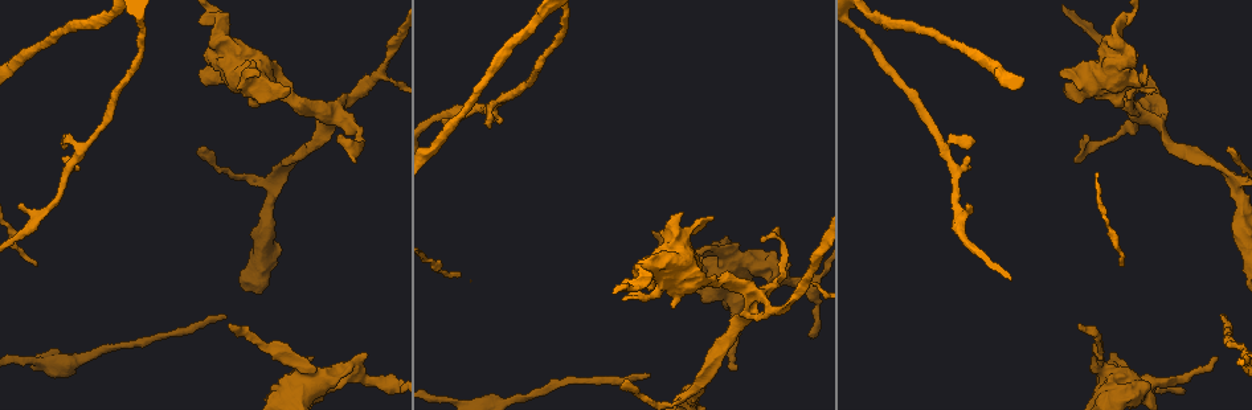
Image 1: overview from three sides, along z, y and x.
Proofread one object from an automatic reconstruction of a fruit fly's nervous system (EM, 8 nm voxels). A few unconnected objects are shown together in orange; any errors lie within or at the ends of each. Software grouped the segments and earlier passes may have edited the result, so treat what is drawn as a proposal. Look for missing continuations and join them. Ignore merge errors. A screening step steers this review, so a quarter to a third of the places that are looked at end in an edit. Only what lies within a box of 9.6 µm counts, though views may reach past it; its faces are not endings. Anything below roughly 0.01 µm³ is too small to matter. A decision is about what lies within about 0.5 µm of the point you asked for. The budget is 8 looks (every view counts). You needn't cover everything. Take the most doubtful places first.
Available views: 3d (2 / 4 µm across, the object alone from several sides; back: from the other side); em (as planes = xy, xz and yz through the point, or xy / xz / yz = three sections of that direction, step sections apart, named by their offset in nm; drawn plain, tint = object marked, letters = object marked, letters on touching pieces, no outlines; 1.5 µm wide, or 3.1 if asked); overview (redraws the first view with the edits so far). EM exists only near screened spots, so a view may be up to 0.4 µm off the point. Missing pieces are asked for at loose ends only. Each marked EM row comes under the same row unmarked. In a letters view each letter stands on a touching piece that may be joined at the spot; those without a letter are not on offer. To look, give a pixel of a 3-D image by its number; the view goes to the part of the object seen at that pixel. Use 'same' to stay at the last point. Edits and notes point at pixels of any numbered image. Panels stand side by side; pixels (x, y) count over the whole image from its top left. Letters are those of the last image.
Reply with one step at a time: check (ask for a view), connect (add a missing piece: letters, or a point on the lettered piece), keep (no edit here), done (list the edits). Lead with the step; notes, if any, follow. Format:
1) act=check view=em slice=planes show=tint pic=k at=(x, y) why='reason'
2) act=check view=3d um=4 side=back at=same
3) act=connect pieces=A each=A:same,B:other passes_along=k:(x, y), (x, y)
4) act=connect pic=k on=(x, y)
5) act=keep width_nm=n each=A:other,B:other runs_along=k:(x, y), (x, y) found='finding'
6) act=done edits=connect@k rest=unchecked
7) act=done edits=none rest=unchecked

act=check view=3d um=4 pic=1 at=(314, 356)

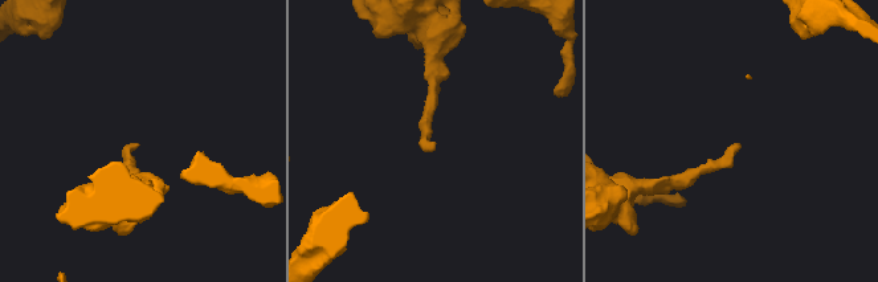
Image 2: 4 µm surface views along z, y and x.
act=check view=em slice=planes show=tint pic=2 at=(139, 145) why='now the EM'

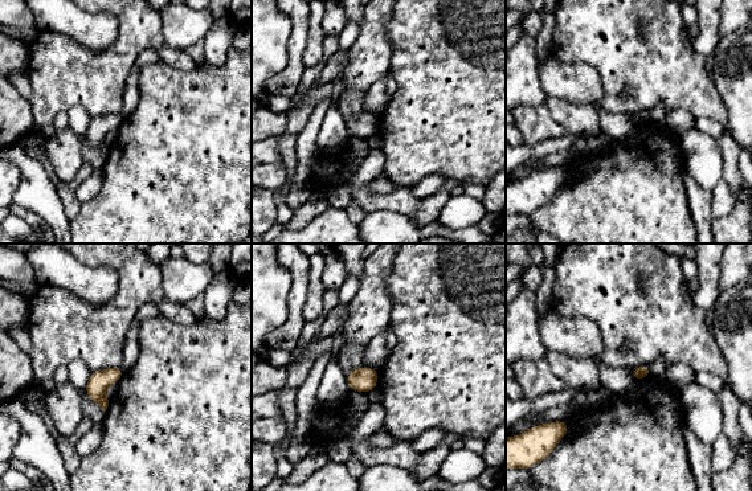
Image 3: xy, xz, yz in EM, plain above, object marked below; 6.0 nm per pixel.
act=check view=em slice=planes show=letters at=same why='what lies round it'

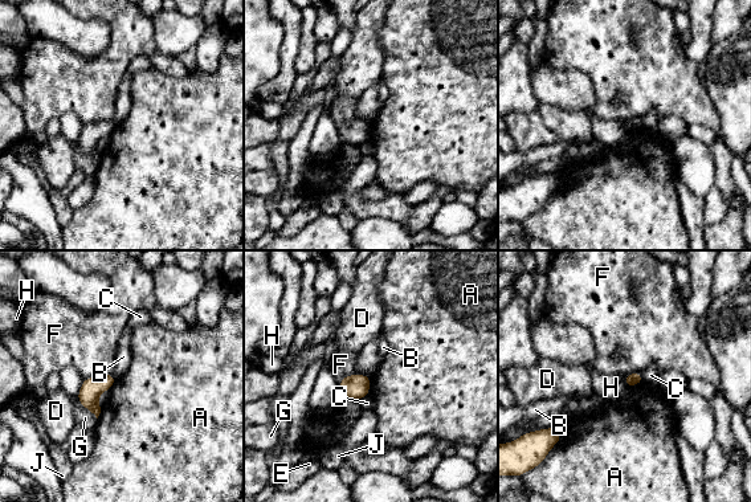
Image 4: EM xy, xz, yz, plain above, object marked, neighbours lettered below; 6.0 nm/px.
act=keep width_nm=80 longest_contact=G:190nm each=A:other,B:other,C:other,D:other,E:other,F:other,G:other,H:other,J:other found='none of them fits'

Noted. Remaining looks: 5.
act=check view=3d um=4 pic=1 at=(207, 149) why='tapers out'

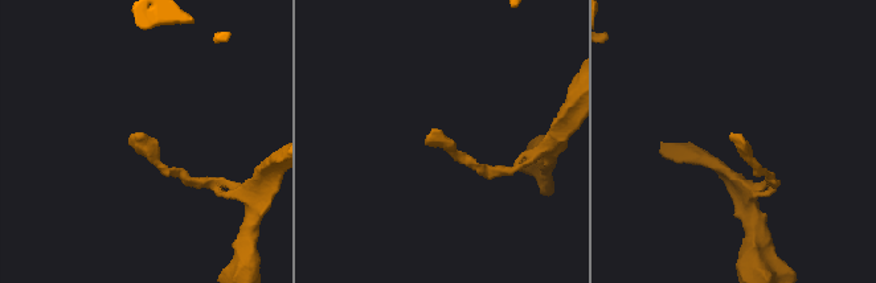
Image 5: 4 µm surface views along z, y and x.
act=check view=em slice=planes show=letters pic=5 at=(440, 133) why='now the EM'

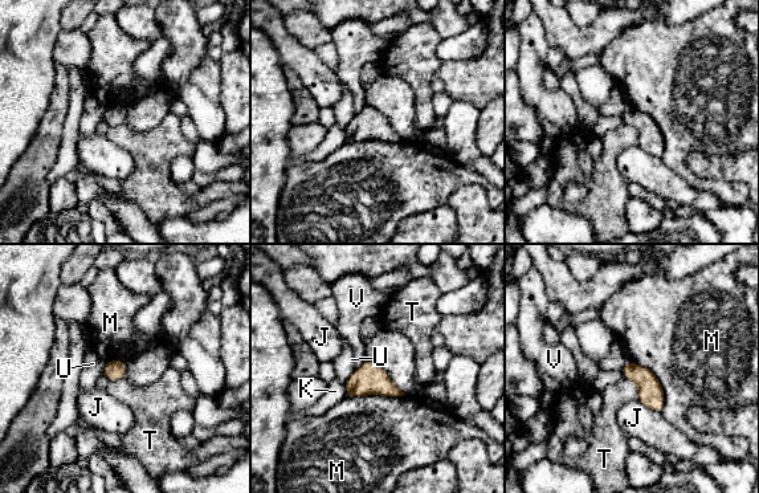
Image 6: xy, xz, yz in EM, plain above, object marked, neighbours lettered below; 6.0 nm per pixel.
act=keep each=J:other,K:other,M:other,T:other,U:other,V:other border=6:(629, 358), (656, 377), (662, 411) found='no lettered piece goes on from it'

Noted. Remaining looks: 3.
act=check view=em slice=yz step=4 show=tint pic=1 at=(778, 229) why='an open end'

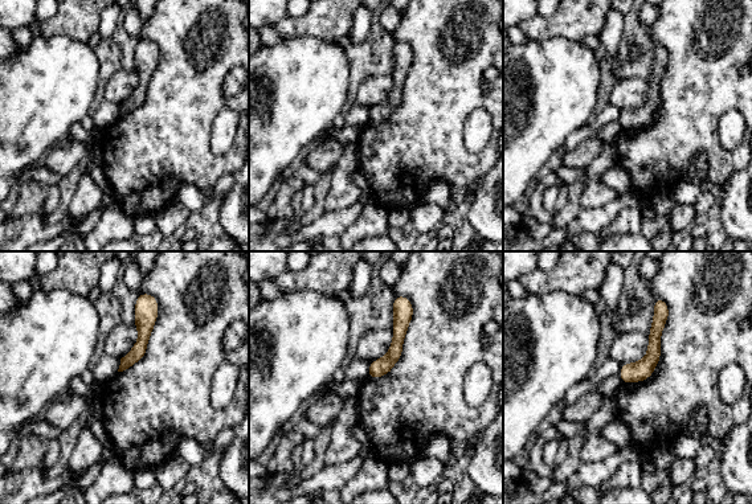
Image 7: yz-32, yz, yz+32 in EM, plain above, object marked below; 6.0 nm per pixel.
act=check view=em slice=planes show=letters at=same why='cut it another way'

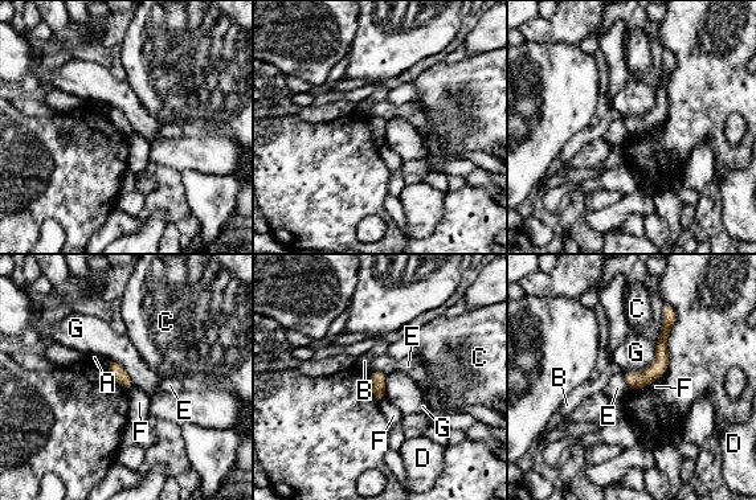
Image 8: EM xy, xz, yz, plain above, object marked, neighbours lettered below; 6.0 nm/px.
act=keep width_nm=90 each=A:other,B:other,C:other,D:other,E:other,F:other,G:other border=8:(656, 344), (641, 372), (624, 372) found='no lettered piece goes on from it'

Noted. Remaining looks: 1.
act=done edits=none rest=unchecked

